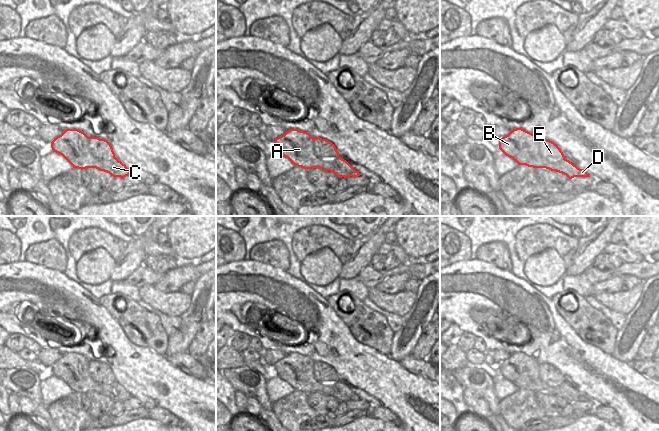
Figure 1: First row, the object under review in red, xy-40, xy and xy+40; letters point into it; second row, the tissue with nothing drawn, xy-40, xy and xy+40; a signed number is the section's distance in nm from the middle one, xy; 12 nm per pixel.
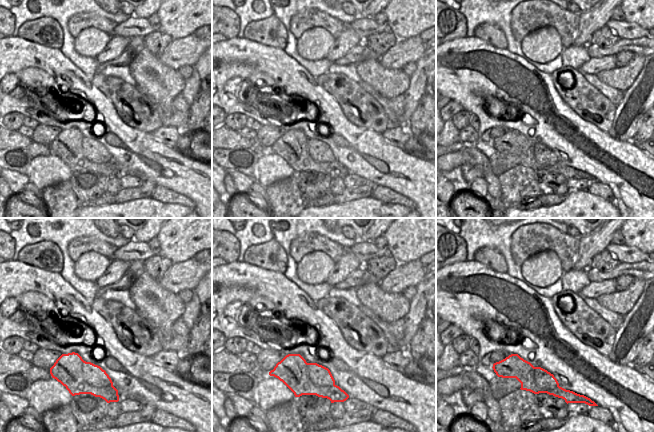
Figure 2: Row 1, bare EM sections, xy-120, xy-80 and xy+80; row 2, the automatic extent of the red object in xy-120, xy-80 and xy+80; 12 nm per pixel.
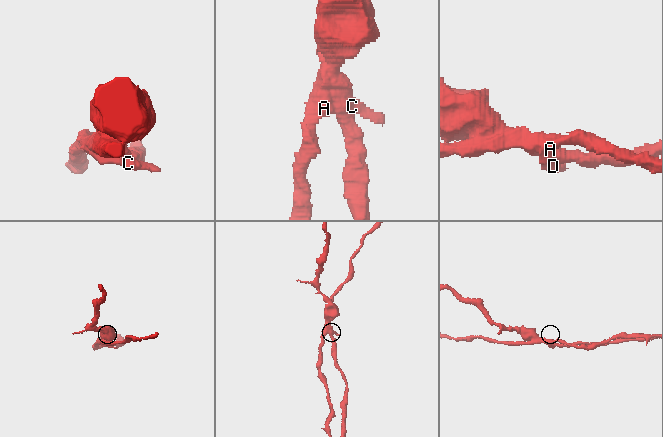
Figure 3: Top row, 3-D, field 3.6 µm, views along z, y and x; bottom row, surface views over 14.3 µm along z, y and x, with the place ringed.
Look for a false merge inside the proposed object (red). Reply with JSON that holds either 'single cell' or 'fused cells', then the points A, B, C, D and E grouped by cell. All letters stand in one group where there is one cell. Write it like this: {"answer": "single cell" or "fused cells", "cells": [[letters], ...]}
{"answer": "fused cells", "cells": [["A", "B", "C", "D"], ["E"]]}

